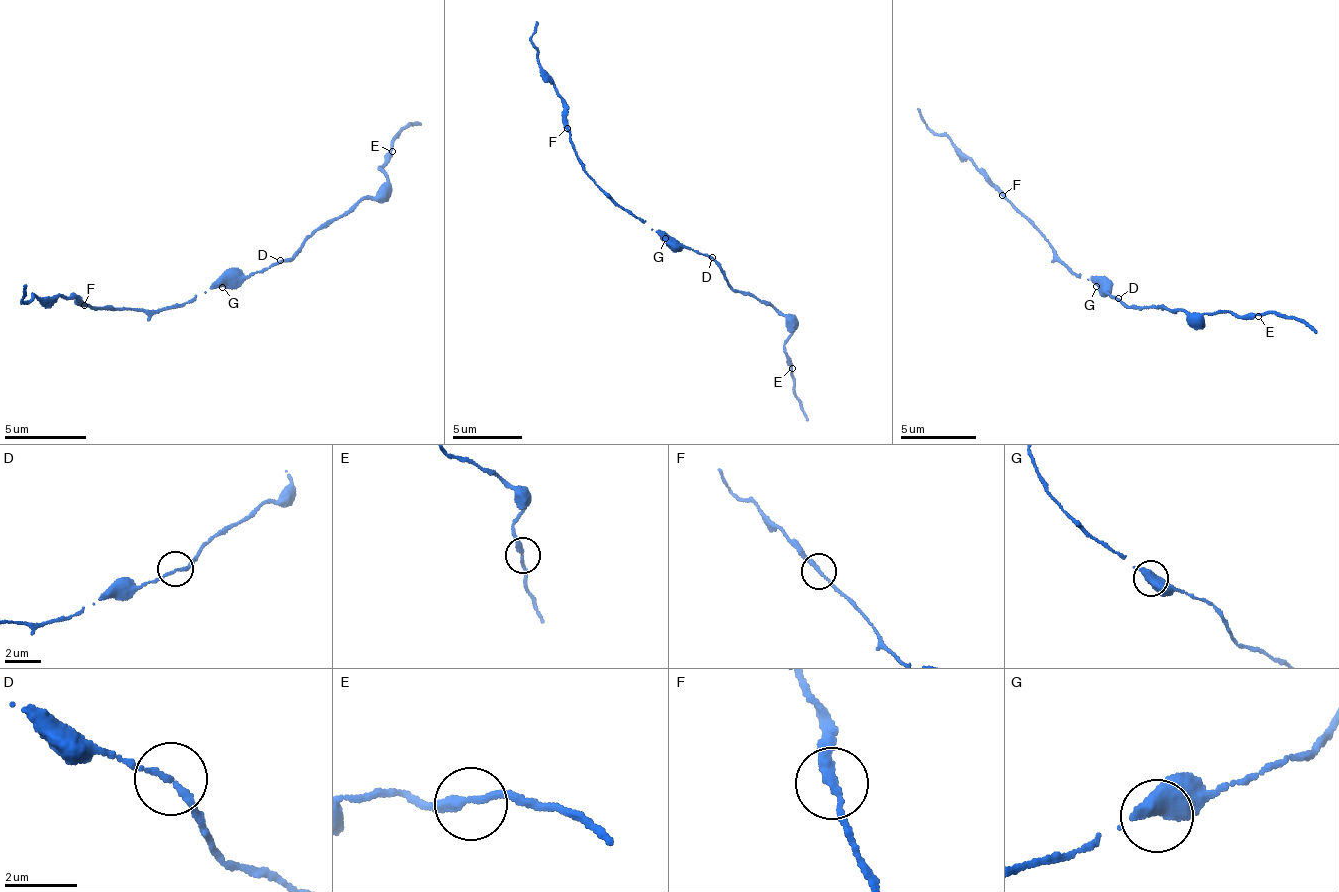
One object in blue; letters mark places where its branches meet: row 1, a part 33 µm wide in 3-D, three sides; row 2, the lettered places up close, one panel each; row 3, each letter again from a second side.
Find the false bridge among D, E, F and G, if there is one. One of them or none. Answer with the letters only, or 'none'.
F

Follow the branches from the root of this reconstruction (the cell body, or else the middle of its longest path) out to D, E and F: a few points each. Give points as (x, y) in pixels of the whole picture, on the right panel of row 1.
D: (1103, 283), (1101, 289), (1107, 295), (1119, 298)
E: (1103, 283), (1101, 289), (1107, 295), (1126, 306), (1178, 309), (1188, 317), (1221, 312), (1258, 316)
F: (1103, 283), (1094, 275), (1087, 278), (1074, 273), (1044, 240), (1034, 223), (1020, 215), (1003, 194)

